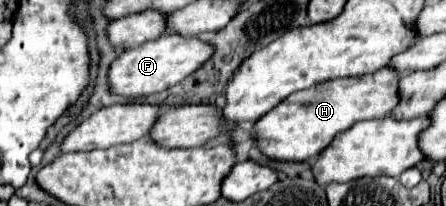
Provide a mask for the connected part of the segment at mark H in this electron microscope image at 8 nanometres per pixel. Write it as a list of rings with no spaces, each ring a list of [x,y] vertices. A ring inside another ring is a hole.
[[[386,66],[374,74],[328,80],[314,88],[294,92],[254,124],[252,138],[258,144],[258,150],[270,160],[310,162],[326,144],[330,144],[334,134],[348,130],[360,120],[384,118],[390,114],[394,104],[398,104],[398,78],[400,74]]]

